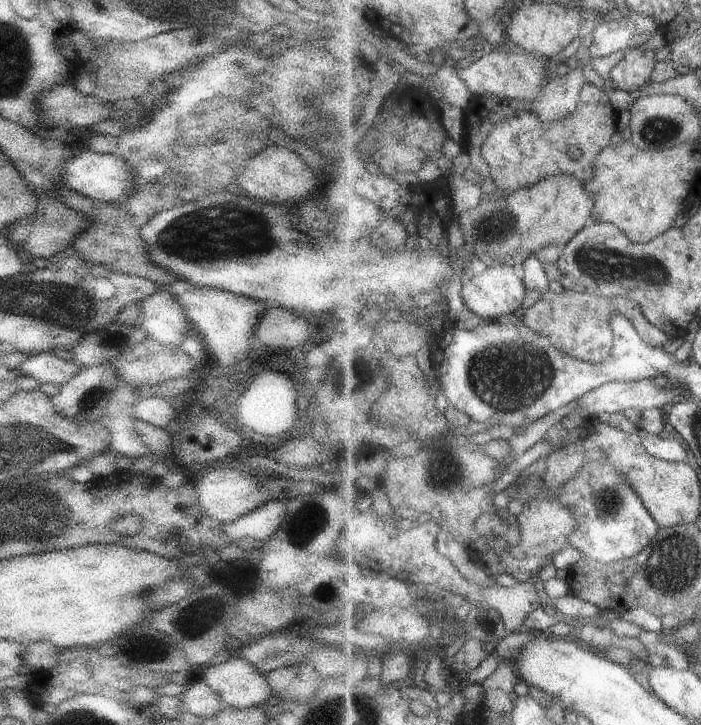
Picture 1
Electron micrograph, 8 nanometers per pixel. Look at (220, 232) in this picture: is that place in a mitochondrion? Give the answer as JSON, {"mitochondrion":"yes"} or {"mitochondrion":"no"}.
{"mitochondrion":"yes"}

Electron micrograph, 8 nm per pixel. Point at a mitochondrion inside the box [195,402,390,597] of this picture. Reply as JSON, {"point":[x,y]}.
{"point":[307,524]}

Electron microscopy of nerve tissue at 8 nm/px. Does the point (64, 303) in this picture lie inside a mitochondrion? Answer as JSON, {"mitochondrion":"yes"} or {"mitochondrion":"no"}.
{"mitochondrion":"yes"}

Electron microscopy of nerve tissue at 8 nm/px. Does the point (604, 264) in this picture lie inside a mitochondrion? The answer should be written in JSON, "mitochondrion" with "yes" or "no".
{"mitochondrion":"yes"}

